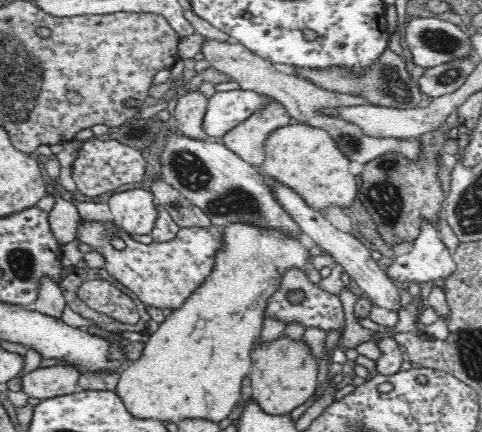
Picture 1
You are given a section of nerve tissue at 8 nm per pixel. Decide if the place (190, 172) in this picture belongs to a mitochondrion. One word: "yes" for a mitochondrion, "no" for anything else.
yes

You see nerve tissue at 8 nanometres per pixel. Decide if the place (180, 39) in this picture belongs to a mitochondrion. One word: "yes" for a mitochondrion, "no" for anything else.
no

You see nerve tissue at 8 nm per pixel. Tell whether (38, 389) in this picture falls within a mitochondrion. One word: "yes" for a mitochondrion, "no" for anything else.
no

